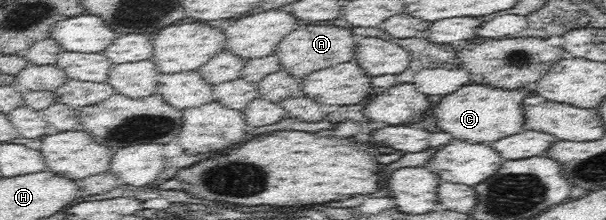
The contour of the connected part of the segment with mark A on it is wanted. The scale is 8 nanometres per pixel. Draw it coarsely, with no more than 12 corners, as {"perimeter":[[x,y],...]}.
{"perimeter":[[331,23],[279,42],[281,70],[302,79],[353,60],[357,38]]}

